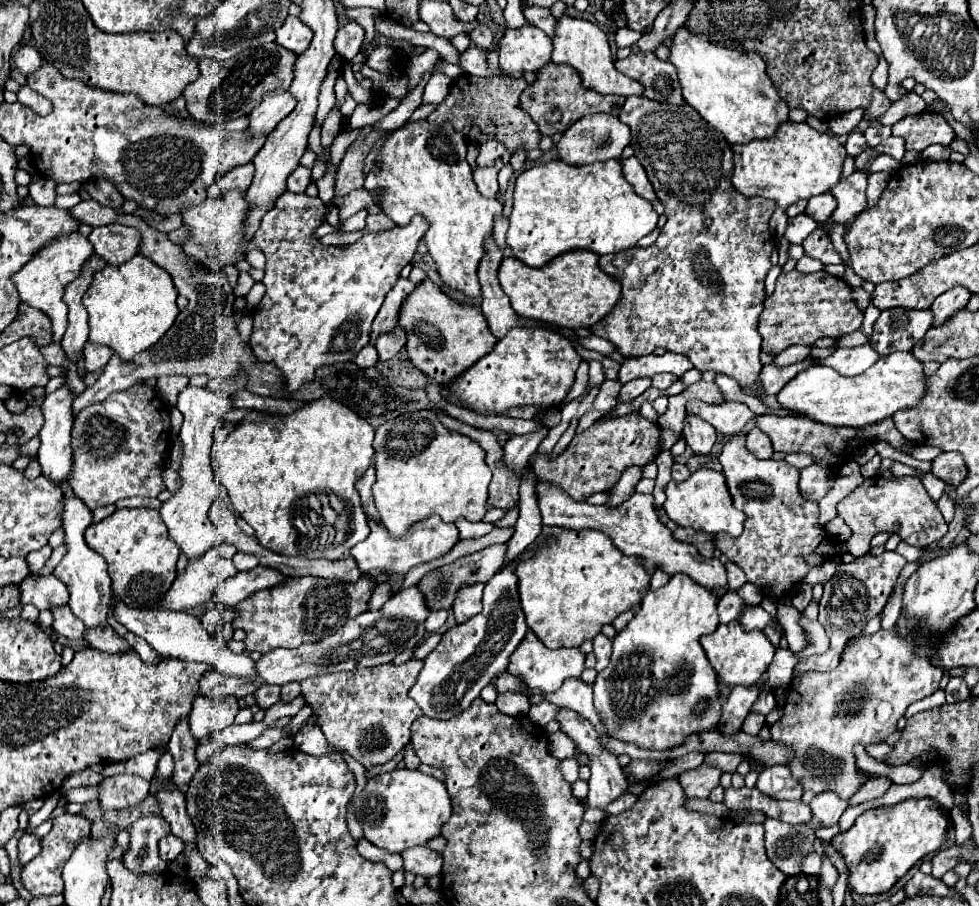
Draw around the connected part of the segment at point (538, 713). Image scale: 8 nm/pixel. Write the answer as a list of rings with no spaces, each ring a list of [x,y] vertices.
[[[543,701],[537,705],[532,705],[527,717],[536,726],[544,728],[548,722],[554,719],[558,711],[558,706]]]

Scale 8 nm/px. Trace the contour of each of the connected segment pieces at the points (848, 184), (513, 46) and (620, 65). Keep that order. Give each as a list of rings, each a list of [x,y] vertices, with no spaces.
[[[856,171],[850,177],[842,179],[830,193],[836,197],[838,207],[832,213],[832,221],[836,223],[848,223],[858,213],[866,209],[866,185],[868,185],[868,173]]]
[[[534,25],[506,29],[498,45],[498,53],[500,53],[500,67],[504,71],[536,73],[550,61],[552,39]]]
[[[630,53],[626,59],[616,61],[616,69],[626,77],[642,83],[644,97],[672,105],[684,103],[676,67],[672,67],[668,61],[660,61],[654,57],[654,53]]]

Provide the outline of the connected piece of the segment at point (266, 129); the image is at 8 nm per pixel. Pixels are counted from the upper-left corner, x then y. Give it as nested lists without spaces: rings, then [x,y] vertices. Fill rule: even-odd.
[[[284,89],[270,91],[264,95],[262,103],[256,105],[254,111],[250,113],[248,129],[252,133],[270,133],[286,115],[294,111],[294,107],[296,107],[296,99],[290,91]]]

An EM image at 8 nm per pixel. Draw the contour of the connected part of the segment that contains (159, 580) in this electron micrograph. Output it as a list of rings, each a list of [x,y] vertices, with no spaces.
[[[116,509],[110,517],[92,523],[84,531],[84,539],[90,549],[106,559],[116,601],[138,609],[154,609],[160,605],[176,579],[180,551],[176,551],[176,543],[168,539],[168,531],[164,531],[156,509]]]

